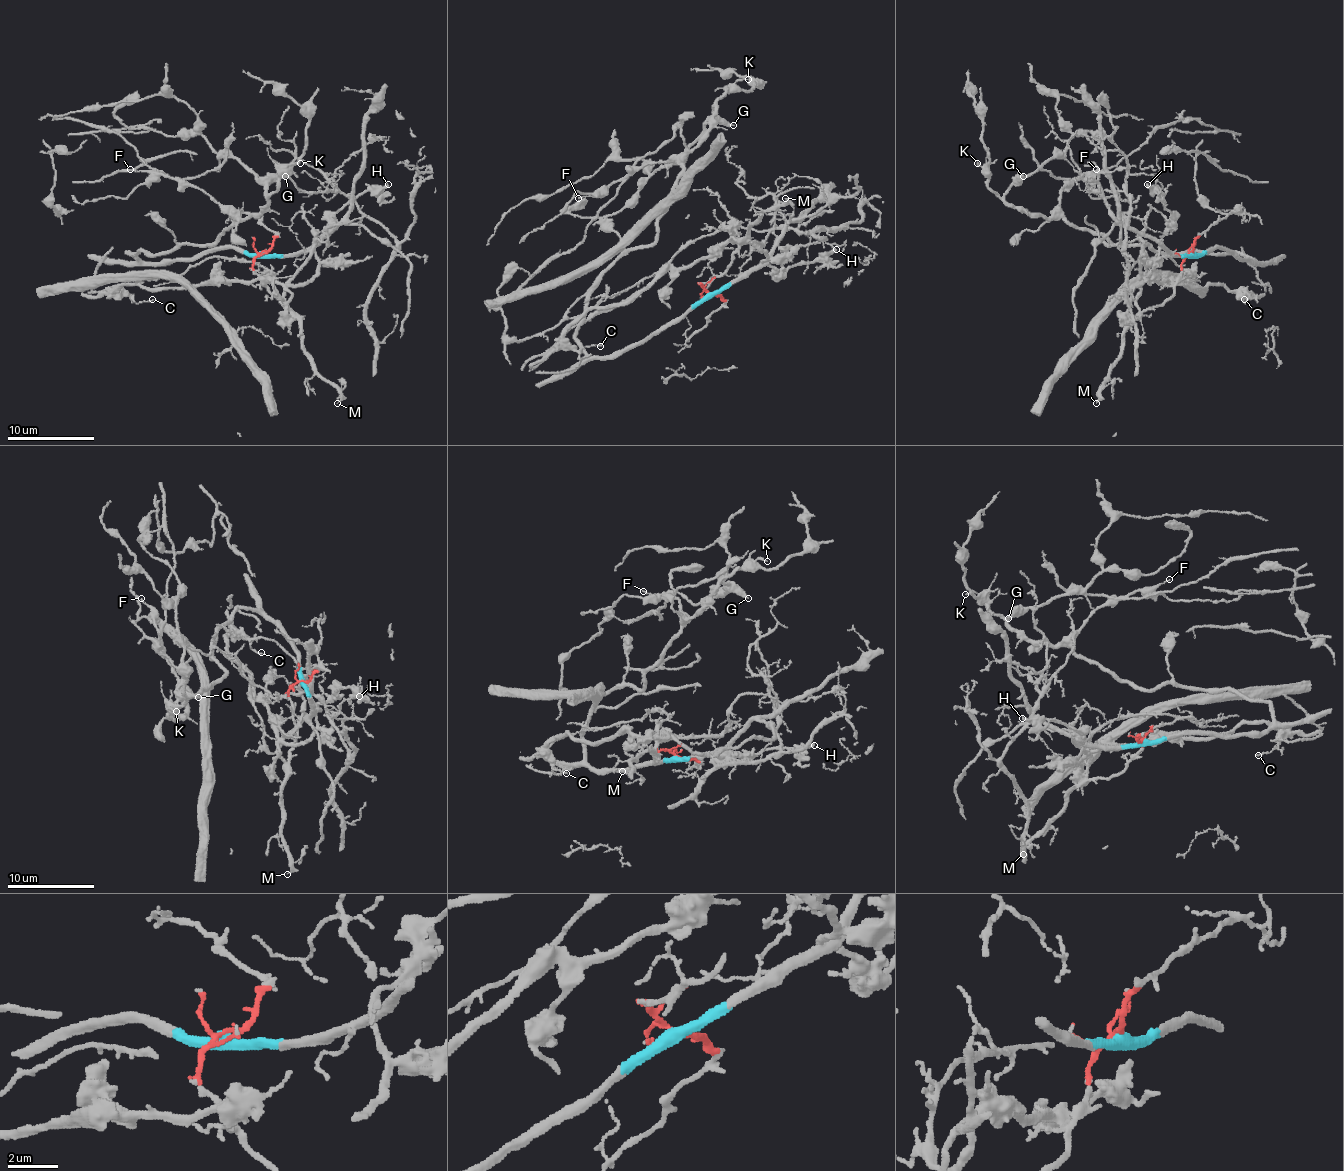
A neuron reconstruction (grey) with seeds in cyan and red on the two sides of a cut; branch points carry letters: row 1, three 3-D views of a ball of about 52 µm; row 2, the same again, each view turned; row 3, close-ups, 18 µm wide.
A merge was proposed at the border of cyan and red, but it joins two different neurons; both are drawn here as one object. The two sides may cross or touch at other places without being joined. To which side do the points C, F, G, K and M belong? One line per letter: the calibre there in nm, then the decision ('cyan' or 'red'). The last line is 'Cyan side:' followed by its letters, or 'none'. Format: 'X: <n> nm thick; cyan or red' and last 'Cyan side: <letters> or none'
C: 130 nm thick; red
F: 100 nm thick; cyan
G: 280 nm thick; cyan
K: 160 nm thick; cyan
M: 120 nm thick; red
Cyan side: F, G, K

